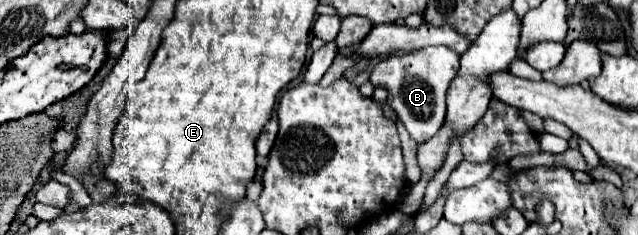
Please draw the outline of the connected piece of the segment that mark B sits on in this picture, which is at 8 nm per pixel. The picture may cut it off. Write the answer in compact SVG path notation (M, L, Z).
M431 46L405 56L391 56L379 62L371 72L371 84L387 88L387 104L395 110L409 136L425 142L443 126L445 120L445 92L459 70L459 56L447 46Z

